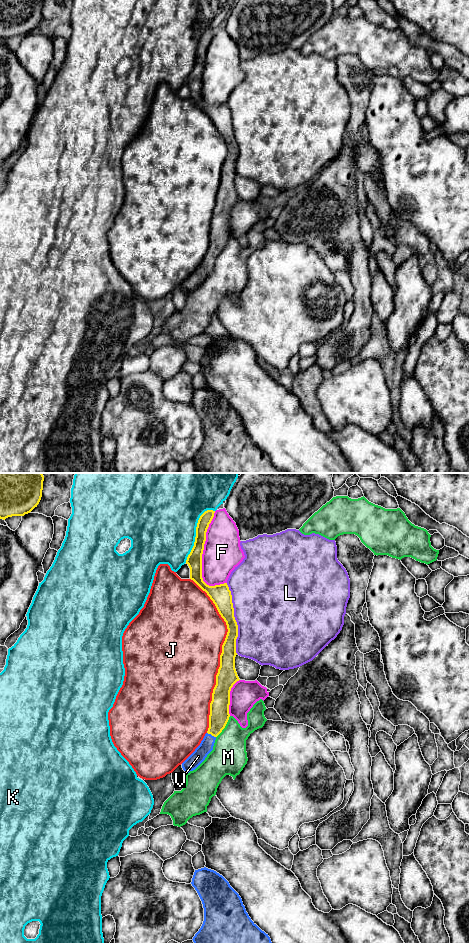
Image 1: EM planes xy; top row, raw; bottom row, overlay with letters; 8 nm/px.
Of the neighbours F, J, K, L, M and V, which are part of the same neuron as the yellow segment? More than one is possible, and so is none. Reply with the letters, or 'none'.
V

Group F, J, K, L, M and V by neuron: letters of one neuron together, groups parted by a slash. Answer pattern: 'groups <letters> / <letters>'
groups F / J / K / L / M / V

